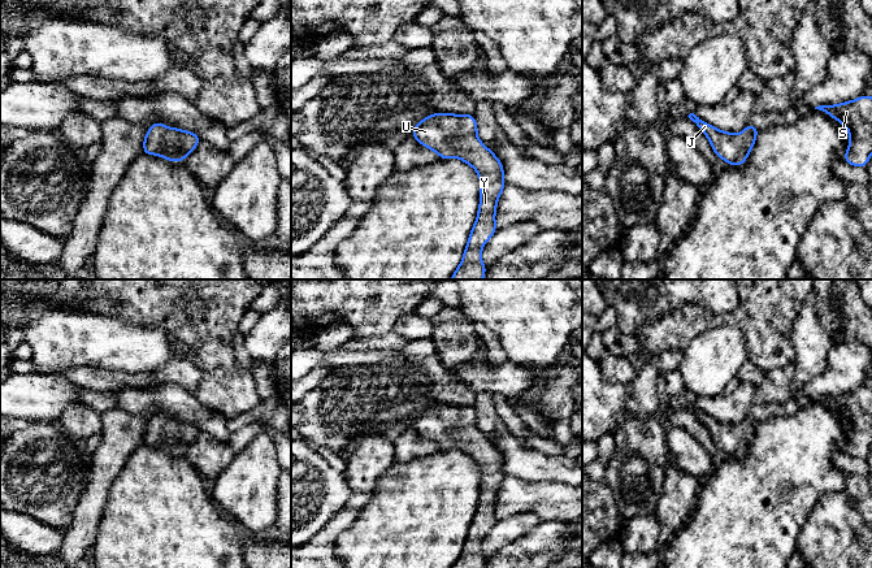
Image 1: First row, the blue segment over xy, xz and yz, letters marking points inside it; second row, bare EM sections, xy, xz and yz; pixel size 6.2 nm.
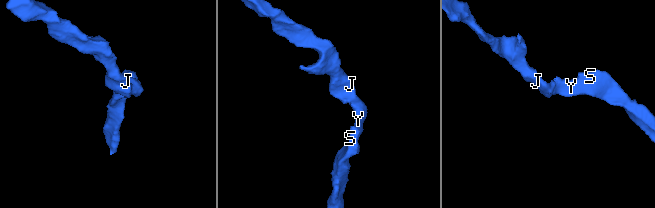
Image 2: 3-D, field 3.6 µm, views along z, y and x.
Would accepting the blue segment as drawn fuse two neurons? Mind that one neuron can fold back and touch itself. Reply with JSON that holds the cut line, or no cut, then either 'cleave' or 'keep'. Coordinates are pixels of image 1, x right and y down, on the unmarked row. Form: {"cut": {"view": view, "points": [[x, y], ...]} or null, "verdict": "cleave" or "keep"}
{"cut": null, "verdict": "keep"}

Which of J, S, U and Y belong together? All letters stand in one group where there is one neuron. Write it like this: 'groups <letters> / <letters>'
groups J S U Y

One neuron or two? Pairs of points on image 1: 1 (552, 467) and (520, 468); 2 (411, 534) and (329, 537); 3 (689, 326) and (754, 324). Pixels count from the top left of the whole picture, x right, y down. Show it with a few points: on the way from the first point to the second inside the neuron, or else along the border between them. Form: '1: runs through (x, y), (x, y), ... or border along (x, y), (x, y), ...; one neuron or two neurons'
1: runs through (545, 467), (528, 467); one neuron
2: border along (358, 515), (356, 520), (339, 534), (337, 554); two neurons
3: runs through (705, 319), (738, 319); one neuron

